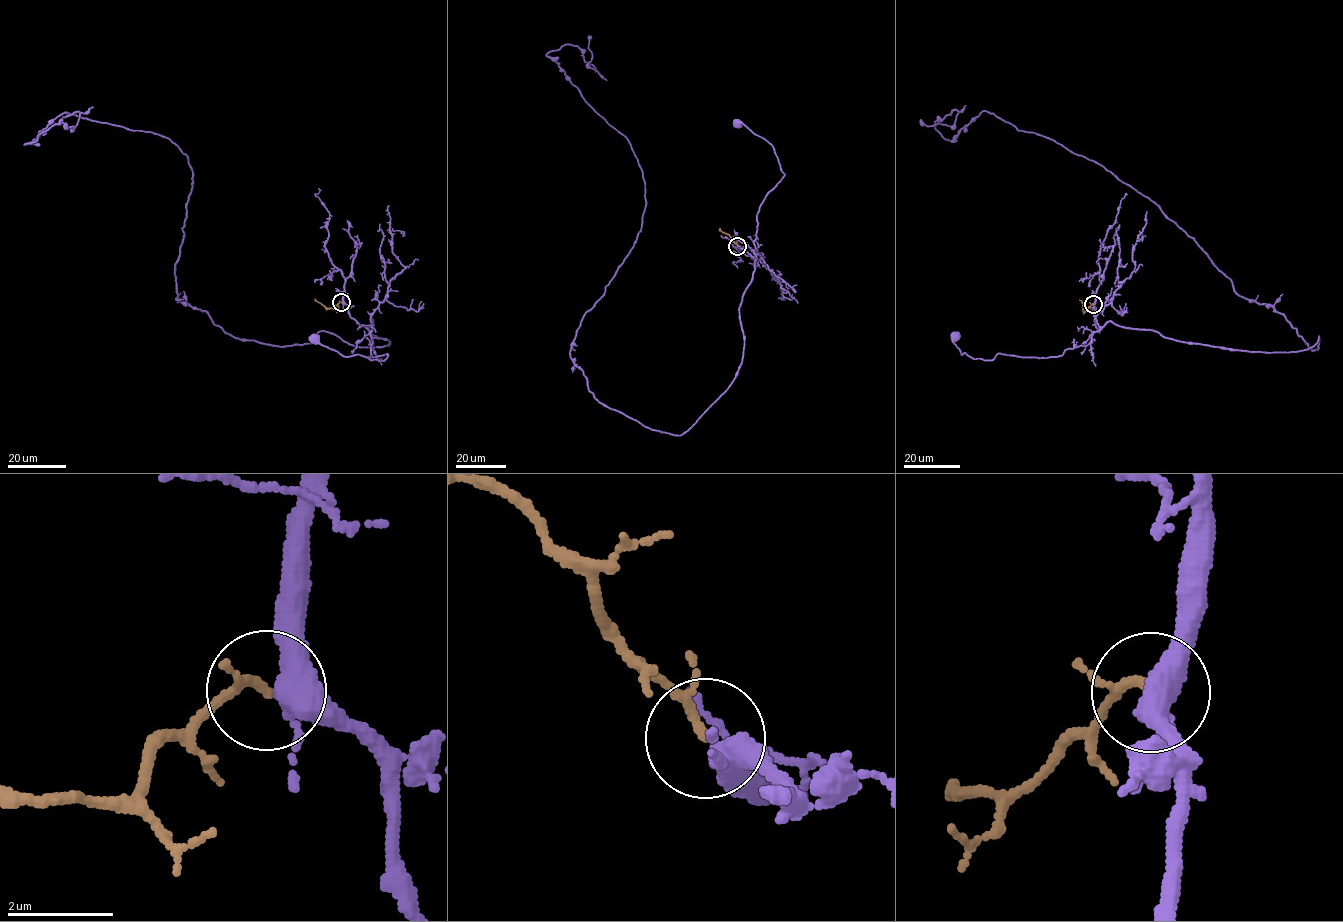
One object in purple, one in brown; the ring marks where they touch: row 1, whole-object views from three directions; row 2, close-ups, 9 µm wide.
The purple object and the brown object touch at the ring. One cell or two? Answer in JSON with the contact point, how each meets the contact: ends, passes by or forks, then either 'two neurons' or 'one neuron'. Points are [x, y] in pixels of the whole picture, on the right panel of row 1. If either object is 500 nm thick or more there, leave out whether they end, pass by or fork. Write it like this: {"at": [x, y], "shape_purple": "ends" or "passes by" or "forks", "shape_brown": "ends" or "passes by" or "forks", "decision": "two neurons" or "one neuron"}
{"at": [1093, 304], "shape_purple": "forks", "shape_brown": "passes by", "decision": "one neuron"}

